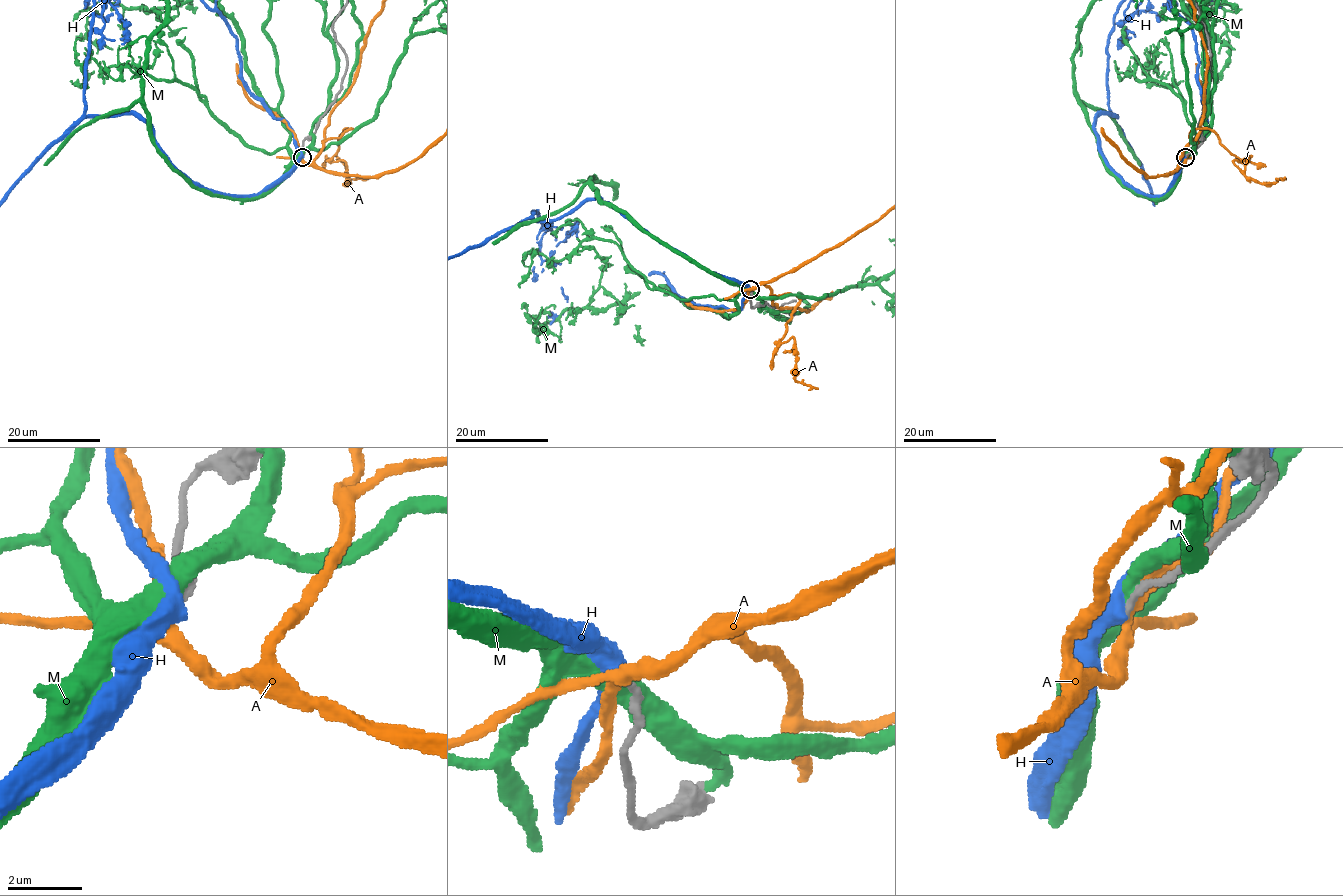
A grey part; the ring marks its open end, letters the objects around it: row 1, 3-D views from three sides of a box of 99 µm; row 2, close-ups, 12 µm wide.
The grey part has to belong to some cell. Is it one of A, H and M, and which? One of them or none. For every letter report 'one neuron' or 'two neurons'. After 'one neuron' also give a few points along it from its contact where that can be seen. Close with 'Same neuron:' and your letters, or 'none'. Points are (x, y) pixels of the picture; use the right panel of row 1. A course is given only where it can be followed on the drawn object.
A: two neurons
H: two neurons
M: two neurons
Same neuron: none

